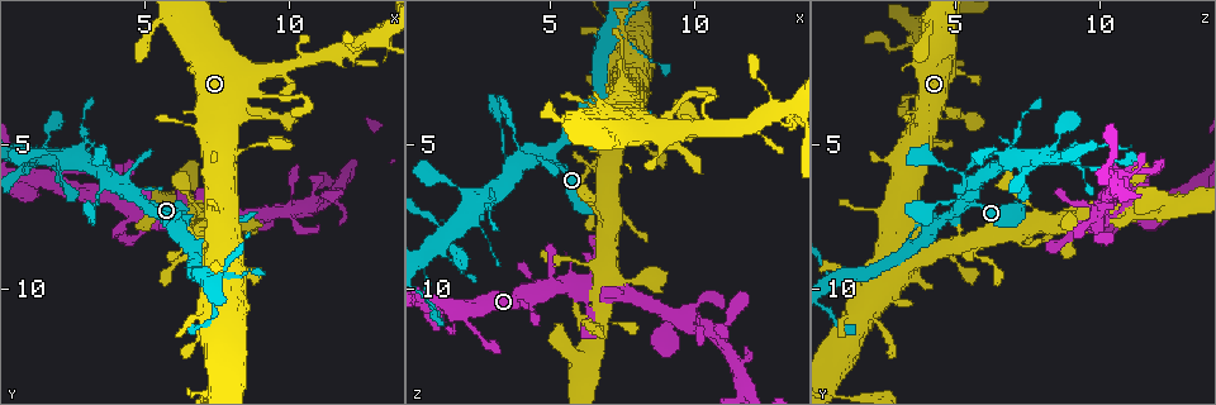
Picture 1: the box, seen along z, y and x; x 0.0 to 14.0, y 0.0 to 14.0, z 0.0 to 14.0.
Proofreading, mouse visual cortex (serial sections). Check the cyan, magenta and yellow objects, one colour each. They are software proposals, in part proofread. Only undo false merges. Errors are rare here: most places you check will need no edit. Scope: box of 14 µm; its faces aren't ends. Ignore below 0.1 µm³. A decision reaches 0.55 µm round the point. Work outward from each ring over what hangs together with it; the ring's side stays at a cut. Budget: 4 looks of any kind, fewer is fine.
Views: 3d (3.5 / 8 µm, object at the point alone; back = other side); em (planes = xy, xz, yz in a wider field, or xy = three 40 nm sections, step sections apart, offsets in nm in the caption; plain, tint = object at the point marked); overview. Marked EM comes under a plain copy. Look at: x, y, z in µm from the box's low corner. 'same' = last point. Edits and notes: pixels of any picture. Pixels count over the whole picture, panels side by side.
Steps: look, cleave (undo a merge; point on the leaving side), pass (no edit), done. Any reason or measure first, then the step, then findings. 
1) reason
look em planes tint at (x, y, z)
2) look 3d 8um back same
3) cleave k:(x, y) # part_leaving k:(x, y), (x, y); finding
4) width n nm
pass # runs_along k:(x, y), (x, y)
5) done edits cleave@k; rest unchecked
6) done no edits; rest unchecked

look 3d 8um at (12.8, 1.5, 3.6)

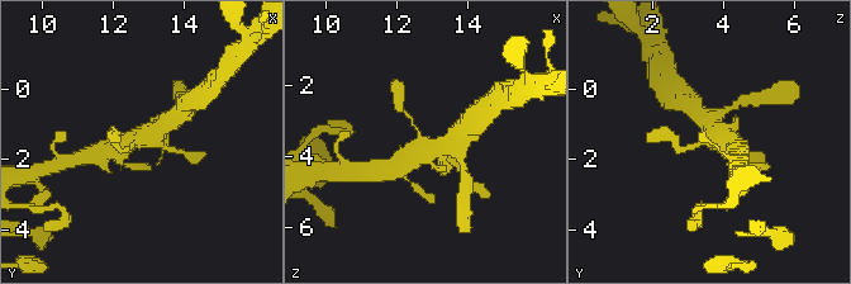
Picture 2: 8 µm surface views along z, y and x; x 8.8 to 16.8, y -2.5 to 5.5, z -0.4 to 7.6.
now the EM
look em xy step 2 tint at (12.7, 1.4, 3.6)

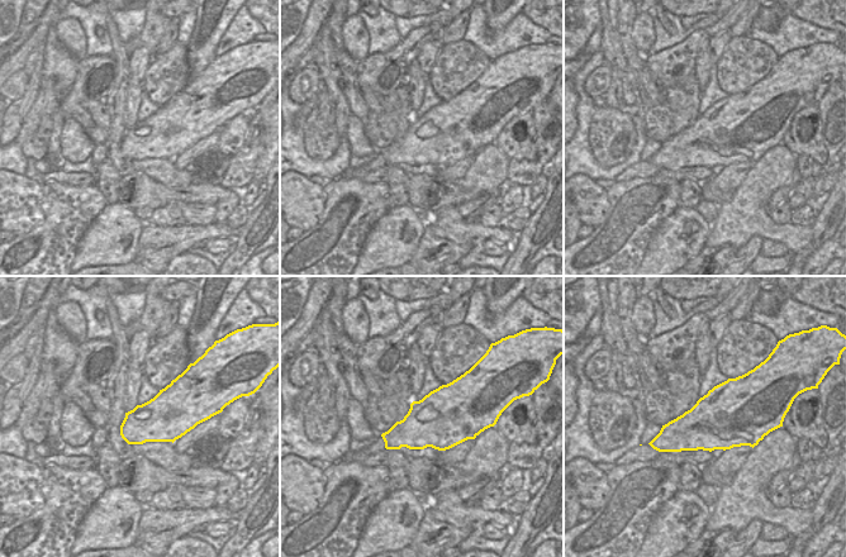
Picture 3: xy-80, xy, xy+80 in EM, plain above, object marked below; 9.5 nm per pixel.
pass # runs_along 2:(114, 151), (156, 132), (171, 117); one cell here

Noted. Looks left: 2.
sudden change in width
look 3d 3.5um at (9.7, 7.4, 11.0)

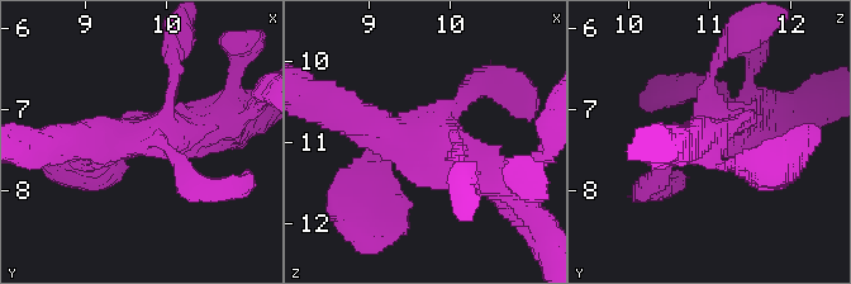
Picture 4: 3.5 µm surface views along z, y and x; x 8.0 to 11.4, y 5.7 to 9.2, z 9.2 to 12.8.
look em xy step 2 tint at (9.80, 7.35, 10.95)

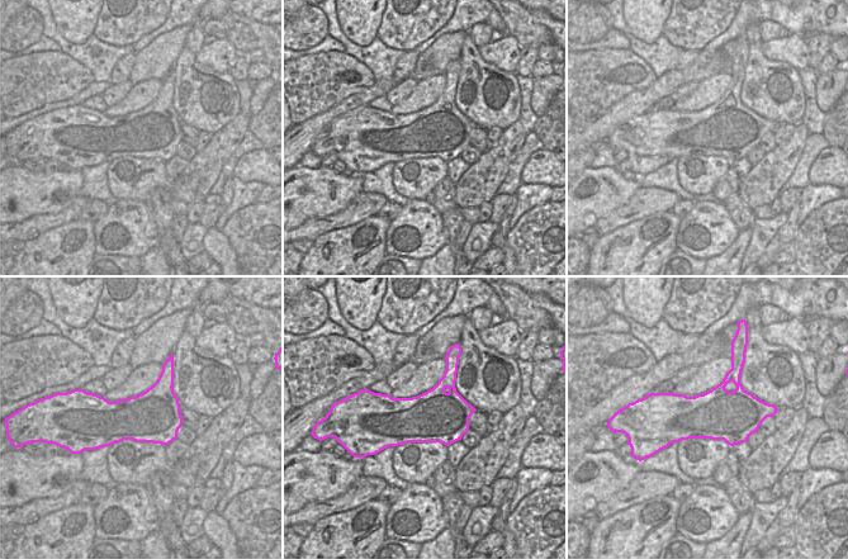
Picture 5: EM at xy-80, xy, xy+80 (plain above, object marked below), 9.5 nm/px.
pass # runs_along 4:(348, 114), (442, 140), (500, 185); one cell here

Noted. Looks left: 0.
done no edits; rest unchecked

